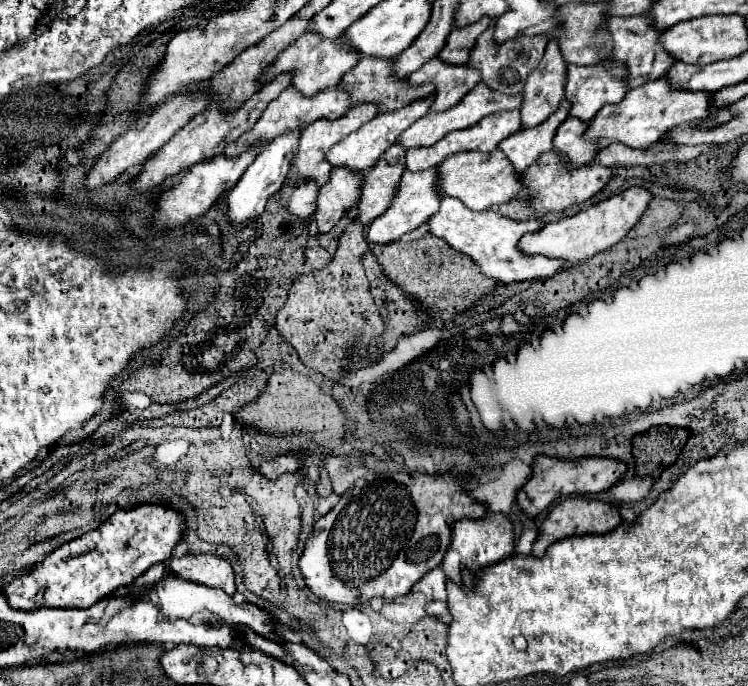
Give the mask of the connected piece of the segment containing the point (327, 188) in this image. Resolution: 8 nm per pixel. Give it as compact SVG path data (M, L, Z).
M333 168L327 184L319 188L313 220L317 224L317 232L329 232L343 214L355 204L359 198L359 182L363 174L351 172L347 168Z

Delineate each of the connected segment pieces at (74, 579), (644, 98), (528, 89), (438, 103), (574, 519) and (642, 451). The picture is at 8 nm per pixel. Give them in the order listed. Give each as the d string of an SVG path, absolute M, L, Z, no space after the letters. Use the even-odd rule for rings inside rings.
M141 504L133 510L117 510L105 524L97 530L91 530L51 552L43 562L37 562L29 568L27 574L15 576L11 582L1 584L1 592L17 610L39 610L39 606L51 608L89 608L95 602L103 600L107 594L113 594L119 586L129 586L137 576L145 574L153 564L169 560L173 546L183 534L183 520L177 512L161 506Z
M665 78L647 82L635 90L629 90L625 98L619 104L607 104L603 106L595 118L587 126L587 134L583 138L597 140L597 142L623 142L625 146L635 148L647 148L655 142L659 142L661 134L665 134L669 128L695 122L701 118L715 118L713 124L727 122L731 114L727 114L725 108L721 110L709 110L709 92L685 92L685 90L673 90Z
M557 42L547 44L539 66L529 74L523 86L521 122L523 128L533 128L547 120L563 100L567 64L561 58Z
M431 58L423 68L415 70L407 76L409 86L421 86L421 84L433 84L433 112L445 112L459 104L459 100L479 82L477 70L471 70L467 66L447 66L439 58Z
M575 496L575 498L567 498L563 502L559 502L549 514L547 518L543 520L541 528L539 528L539 536L533 544L533 552L531 556L543 556L547 546L551 546L553 542L557 540L563 540L563 538L571 538L571 536L583 536L583 534L607 534L611 532L613 528L617 528L621 524L621 516L617 512L615 506L603 502L603 500L597 500L597 498L587 498L587 496Z
M655 426L655 428L649 428L645 434L635 436L635 440L631 444L631 454L635 460L635 474L641 478L653 476L657 480L659 474L677 460L675 452L681 452L685 442L687 442L687 430L669 428L669 426L659 426L659 428Z

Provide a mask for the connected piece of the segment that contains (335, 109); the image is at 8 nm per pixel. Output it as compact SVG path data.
M331 86L329 90L323 90L323 92L315 94L313 98L305 98L299 92L287 88L287 90L283 90L283 94L279 94L275 100L269 102L269 106L265 108L265 112L257 120L257 124L249 132L245 132L239 140L235 140L229 146L225 146L225 150L221 154L227 156L227 158L235 158L237 154L243 154L243 152L249 152L249 150L261 152L277 136L283 136L283 134L295 132L295 130L303 130L305 126L309 126L311 122L315 122L319 118L335 120L335 118L343 116L349 108L351 108L351 100L349 100L349 96L339 86Z

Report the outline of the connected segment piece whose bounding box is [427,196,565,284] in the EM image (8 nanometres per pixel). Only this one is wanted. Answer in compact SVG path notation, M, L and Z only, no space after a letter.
M445 196L441 200L439 212L429 218L427 226L429 226L429 232L433 236L443 238L459 254L469 256L479 266L479 272L483 276L493 278L493 280L503 282L503 284L533 280L533 278L541 278L541 276L553 276L553 274L557 274L559 270L565 268L565 262L551 260L551 258L545 258L545 256L525 256L517 250L517 242L523 234L535 232L543 226L539 220L515 222L515 220L505 218L505 216L493 212L493 210L471 212L457 198Z

